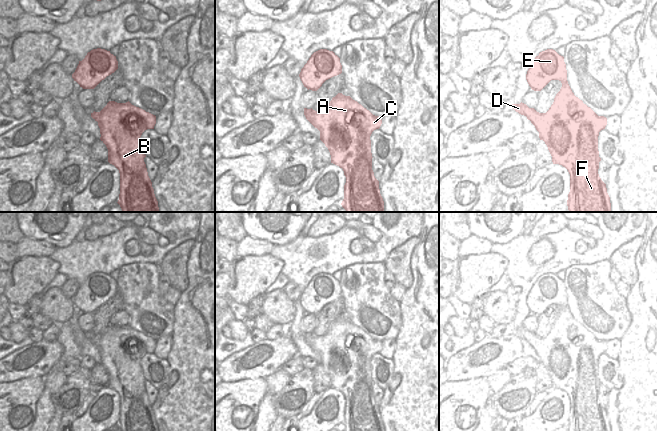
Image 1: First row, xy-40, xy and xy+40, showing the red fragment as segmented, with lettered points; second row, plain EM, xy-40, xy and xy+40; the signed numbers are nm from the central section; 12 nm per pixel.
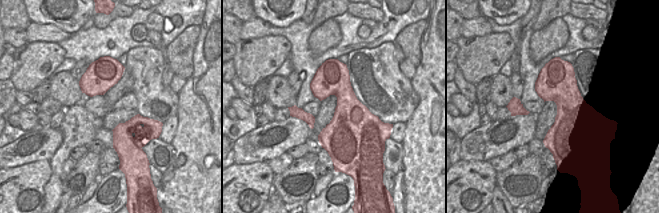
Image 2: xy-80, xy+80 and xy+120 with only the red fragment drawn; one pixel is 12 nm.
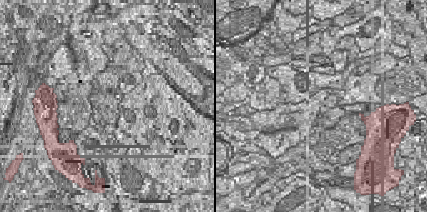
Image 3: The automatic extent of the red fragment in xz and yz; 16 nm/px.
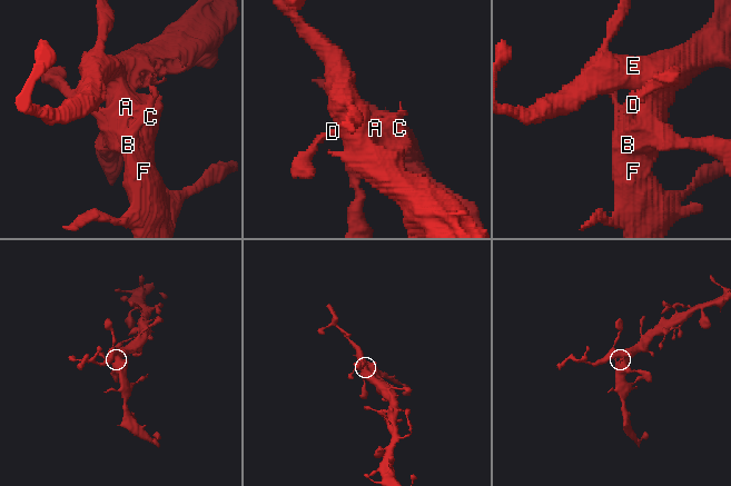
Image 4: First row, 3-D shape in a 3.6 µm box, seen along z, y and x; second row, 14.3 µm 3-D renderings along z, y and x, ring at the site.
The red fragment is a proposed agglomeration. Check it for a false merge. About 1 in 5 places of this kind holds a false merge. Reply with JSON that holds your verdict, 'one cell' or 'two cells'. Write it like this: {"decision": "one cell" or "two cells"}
{"decision": "one cell"}

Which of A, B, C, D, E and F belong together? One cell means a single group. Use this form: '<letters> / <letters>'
A B C D E F

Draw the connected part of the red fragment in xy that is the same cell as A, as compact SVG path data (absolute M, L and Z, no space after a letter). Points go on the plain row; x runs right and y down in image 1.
M338 317L324 336L304 332L306 343L320 355L320 364L328 372L331 387L343 393L346 401L342 431L384 431L379 405L372 394L372 356L379 353L382 341L373 339L350 320Z

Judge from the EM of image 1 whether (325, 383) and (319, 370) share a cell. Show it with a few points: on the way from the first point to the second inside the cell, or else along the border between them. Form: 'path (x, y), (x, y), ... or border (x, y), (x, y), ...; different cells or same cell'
path (322, 380), (320, 373); same cell

